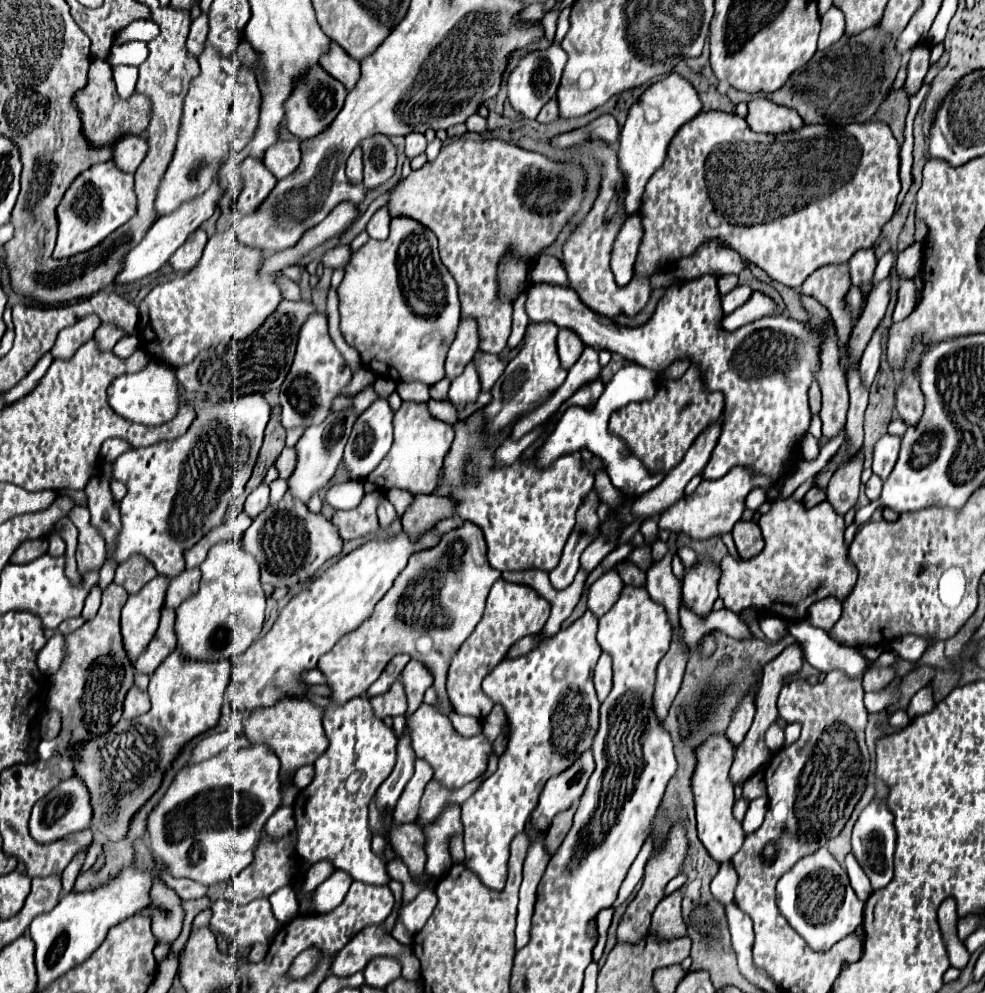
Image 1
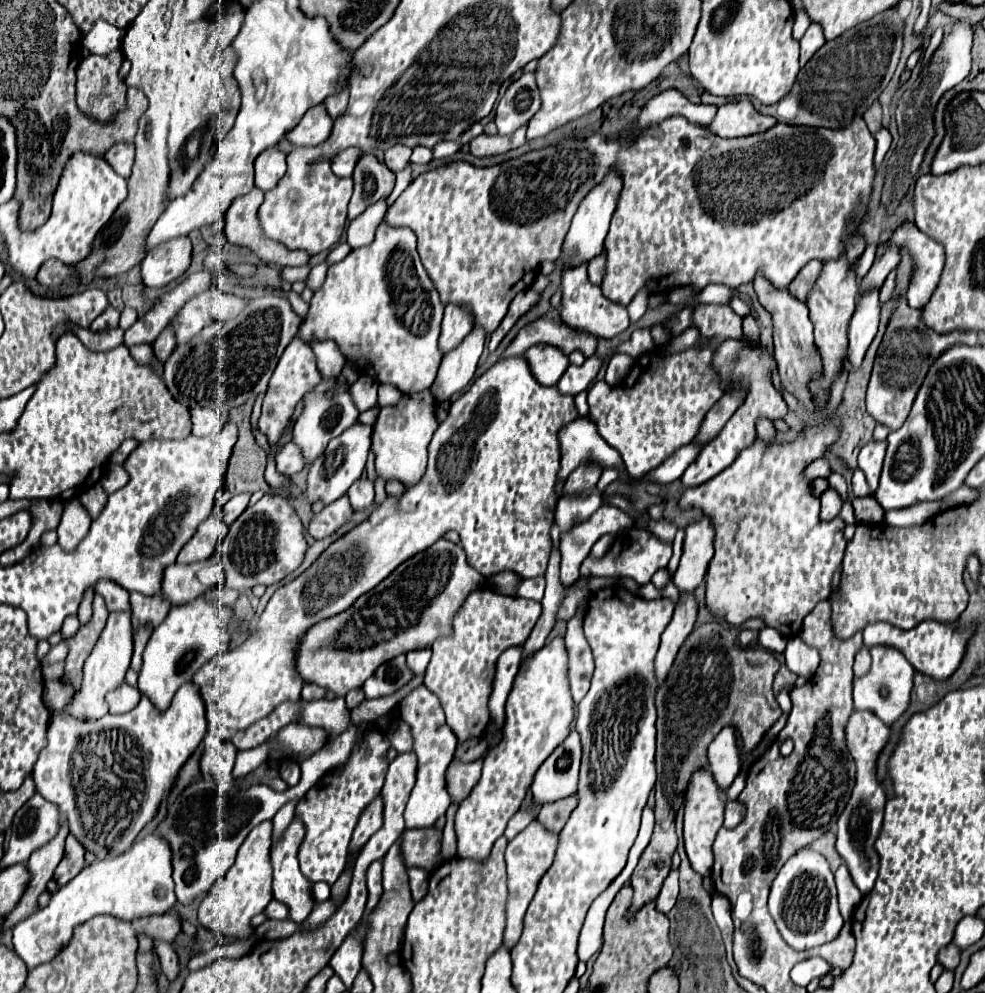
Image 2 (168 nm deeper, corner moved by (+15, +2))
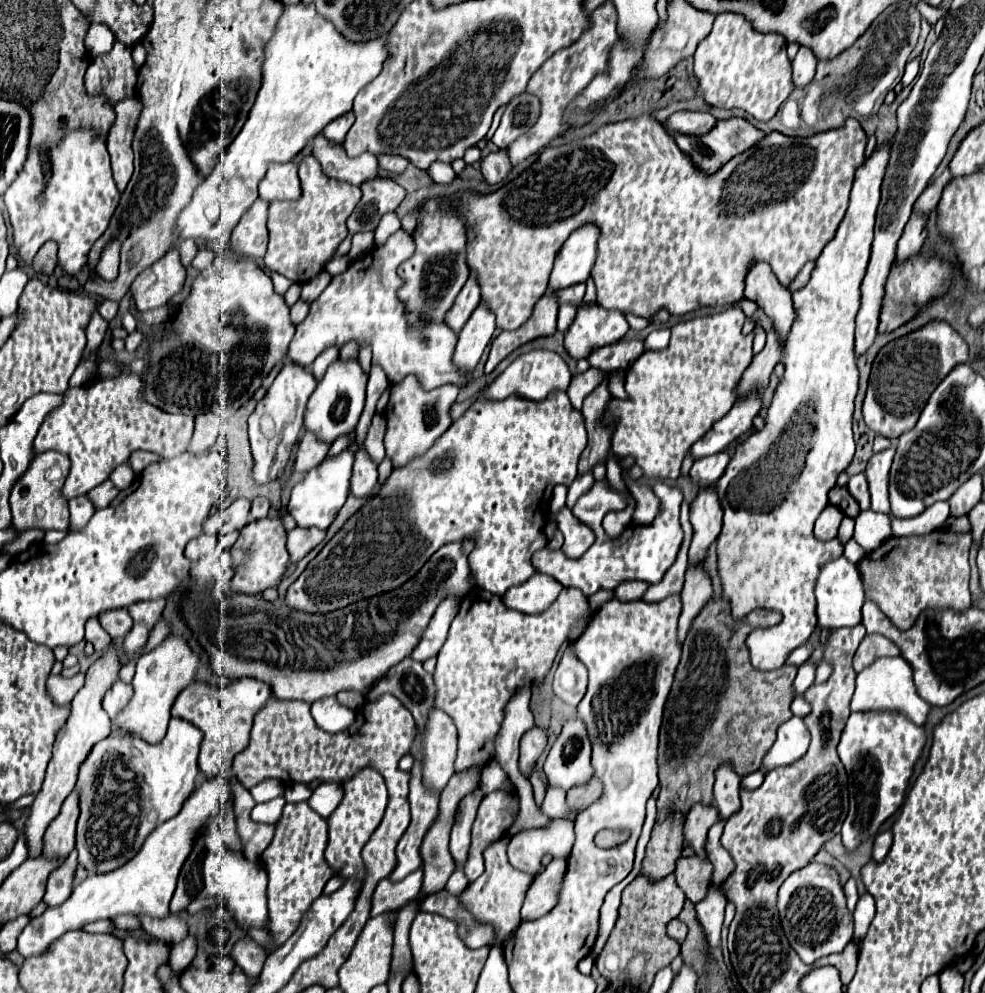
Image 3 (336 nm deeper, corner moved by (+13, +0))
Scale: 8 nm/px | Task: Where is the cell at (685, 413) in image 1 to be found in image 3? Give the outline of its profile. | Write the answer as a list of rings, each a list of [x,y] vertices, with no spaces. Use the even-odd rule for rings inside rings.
[[[729,308],[711,316],[697,316],[683,320],[671,328],[671,342],[665,350],[645,350],[627,370],[625,390],[627,398],[611,398],[603,422],[611,426],[611,452],[615,456],[631,456],[647,478],[677,480],[681,462],[691,444],[697,442],[719,418],[723,418],[735,404],[735,386],[743,370],[753,360],[753,338],[743,336],[741,328],[745,314],[739,308]]]

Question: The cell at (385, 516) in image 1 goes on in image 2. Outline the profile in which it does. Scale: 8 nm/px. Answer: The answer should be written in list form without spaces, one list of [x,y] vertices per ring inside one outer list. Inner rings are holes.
[[[359,478],[349,488],[349,502],[353,510],[367,510],[373,506],[373,482],[369,478]]]

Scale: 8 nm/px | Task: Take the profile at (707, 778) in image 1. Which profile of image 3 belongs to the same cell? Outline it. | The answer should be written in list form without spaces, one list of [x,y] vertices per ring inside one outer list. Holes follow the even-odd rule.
[[[695,804],[691,812],[687,814],[685,820],[685,842],[693,848],[695,856],[707,858],[705,844],[707,844],[707,832],[709,828],[719,820],[719,812],[715,812],[715,806],[705,806],[705,804]]]

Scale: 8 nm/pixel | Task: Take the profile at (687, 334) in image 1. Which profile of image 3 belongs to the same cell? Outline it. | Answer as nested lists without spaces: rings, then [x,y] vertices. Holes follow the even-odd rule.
[[[725,448],[723,452],[717,452],[715,456],[695,460],[693,468],[691,468],[691,482],[697,484],[699,488],[707,488],[707,486],[715,484],[723,476],[727,464],[731,462],[731,456],[733,456],[733,452],[729,452],[729,448]]]

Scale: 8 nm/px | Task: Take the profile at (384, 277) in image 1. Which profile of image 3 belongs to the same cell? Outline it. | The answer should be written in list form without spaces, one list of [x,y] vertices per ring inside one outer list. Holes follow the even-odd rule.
[[[401,228],[399,232],[391,234],[385,244],[351,262],[343,274],[333,276],[321,296],[311,302],[307,318],[297,326],[287,354],[289,360],[309,366],[325,348],[341,348],[347,342],[357,342],[359,346],[369,346],[373,350],[373,364],[385,370],[391,384],[397,384],[405,376],[413,374],[425,390],[433,390],[443,384],[463,386],[467,382],[465,372],[453,364],[453,350],[457,344],[455,332],[451,332],[445,322],[423,318],[419,318],[415,324],[409,324],[407,306],[401,304],[397,296],[397,290],[403,286],[397,268],[413,254],[413,236]]]

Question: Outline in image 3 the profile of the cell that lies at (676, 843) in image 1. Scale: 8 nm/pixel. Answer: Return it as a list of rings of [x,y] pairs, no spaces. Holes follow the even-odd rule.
[[[713,602],[701,610],[701,614],[693,620],[693,626],[683,642],[683,654],[679,668],[675,672],[675,680],[665,704],[661,736],[659,736],[659,798],[657,798],[657,822],[653,826],[651,840],[647,844],[647,852],[643,858],[641,874],[651,882],[657,882],[675,870],[675,862],[681,856],[683,848],[683,820],[693,804],[713,804],[713,772],[721,762],[733,762],[735,772],[739,776],[747,776],[759,770],[765,752],[775,742],[775,732],[779,724],[787,722],[793,714],[789,710],[793,694],[793,678],[797,674],[797,666],[787,666],[781,670],[761,672],[751,666],[749,652],[745,646],[745,638],[755,628],[767,628],[781,622],[779,612],[771,610],[753,610],[751,616],[735,622],[729,610],[723,610],[721,604]],[[741,714],[741,732],[731,734],[733,718]]]

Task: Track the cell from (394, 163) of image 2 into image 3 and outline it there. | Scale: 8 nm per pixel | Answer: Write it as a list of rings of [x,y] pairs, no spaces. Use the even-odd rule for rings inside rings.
[[[379,154],[377,160],[379,160],[381,168],[385,168],[387,172],[393,172],[393,174],[403,174],[407,164],[409,164],[407,158],[403,158],[403,156],[389,156],[389,154]]]

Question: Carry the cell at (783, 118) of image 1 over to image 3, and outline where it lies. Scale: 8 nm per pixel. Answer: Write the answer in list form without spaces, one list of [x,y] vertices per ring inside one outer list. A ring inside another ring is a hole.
[[[733,116],[733,118],[727,118],[727,120],[719,120],[715,124],[715,128],[703,136],[689,136],[689,134],[675,134],[675,140],[679,144],[679,148],[689,154],[695,162],[697,168],[705,170],[707,174],[713,174],[717,172],[727,160],[731,160],[733,156],[745,152],[747,148],[751,148],[753,144],[757,144],[761,138],[765,136],[763,130],[755,128],[747,118],[739,118],[739,116]]]

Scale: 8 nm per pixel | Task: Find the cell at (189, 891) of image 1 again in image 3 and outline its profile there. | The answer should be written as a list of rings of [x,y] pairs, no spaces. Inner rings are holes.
[[[219,776],[213,780],[205,780],[183,804],[181,812],[167,820],[163,826],[157,826],[141,846],[141,850],[121,868],[115,868],[105,874],[91,874],[81,884],[73,888],[73,894],[67,902],[55,908],[47,908],[41,916],[31,918],[31,922],[23,928],[17,940],[17,950],[23,958],[39,956],[47,952],[47,948],[59,940],[69,930],[79,930],[89,922],[101,918],[115,918],[121,914],[133,916],[167,916],[169,900],[175,892],[179,870],[185,858],[191,852],[193,838],[199,828],[207,824],[211,814],[221,816],[221,804],[229,800],[231,788],[227,784],[227,776]]]

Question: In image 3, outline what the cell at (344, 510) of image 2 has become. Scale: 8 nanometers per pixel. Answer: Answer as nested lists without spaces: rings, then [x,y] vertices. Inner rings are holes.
[[[293,528],[287,536],[287,550],[291,554],[291,562],[301,560],[309,550],[313,550],[323,538],[327,530],[321,528]]]

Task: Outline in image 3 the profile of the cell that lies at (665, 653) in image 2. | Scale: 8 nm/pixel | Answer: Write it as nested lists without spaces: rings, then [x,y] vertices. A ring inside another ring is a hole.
[[[703,566],[699,568],[689,568],[685,574],[685,586],[681,592],[683,600],[683,610],[679,616],[679,628],[677,628],[677,640],[683,642],[695,616],[705,608],[705,604],[711,600],[711,580],[705,574]]]

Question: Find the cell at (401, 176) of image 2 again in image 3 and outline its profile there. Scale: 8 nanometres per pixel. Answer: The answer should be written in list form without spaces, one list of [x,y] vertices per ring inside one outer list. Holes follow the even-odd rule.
[[[387,212],[387,216],[381,218],[377,230],[375,230],[375,244],[383,244],[387,236],[391,236],[395,230],[401,228],[401,220],[397,218],[395,212]]]

